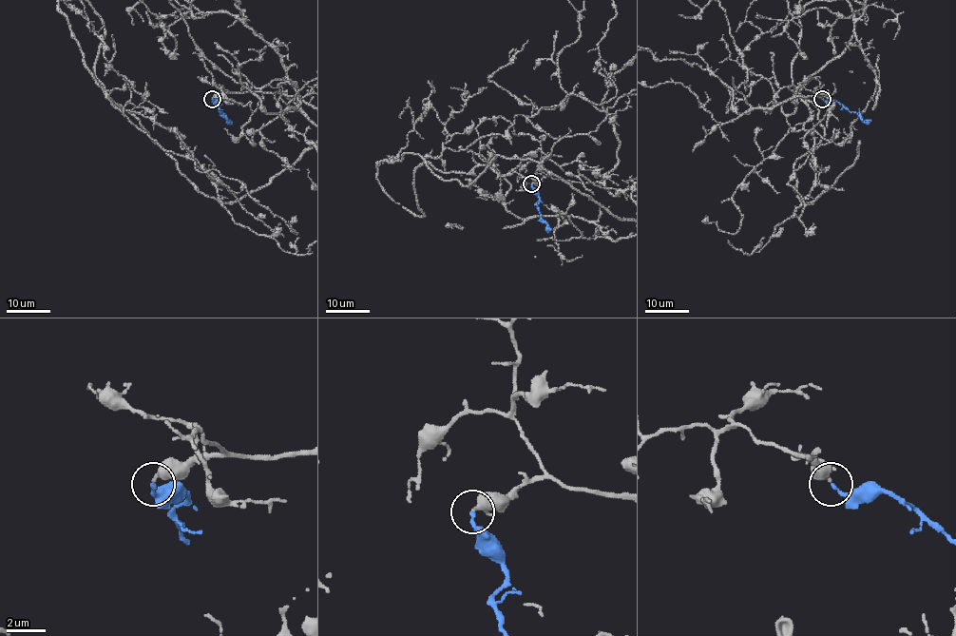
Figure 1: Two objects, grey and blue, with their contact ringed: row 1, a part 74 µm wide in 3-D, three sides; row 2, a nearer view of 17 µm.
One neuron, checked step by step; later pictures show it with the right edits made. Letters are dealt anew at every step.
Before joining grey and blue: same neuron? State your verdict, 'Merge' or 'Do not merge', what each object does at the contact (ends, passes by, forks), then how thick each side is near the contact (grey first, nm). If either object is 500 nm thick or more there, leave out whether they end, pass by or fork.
Merge. At the ring grey ends. At the ring blue ends. Thickness 340 nm (grey) against 180 nm

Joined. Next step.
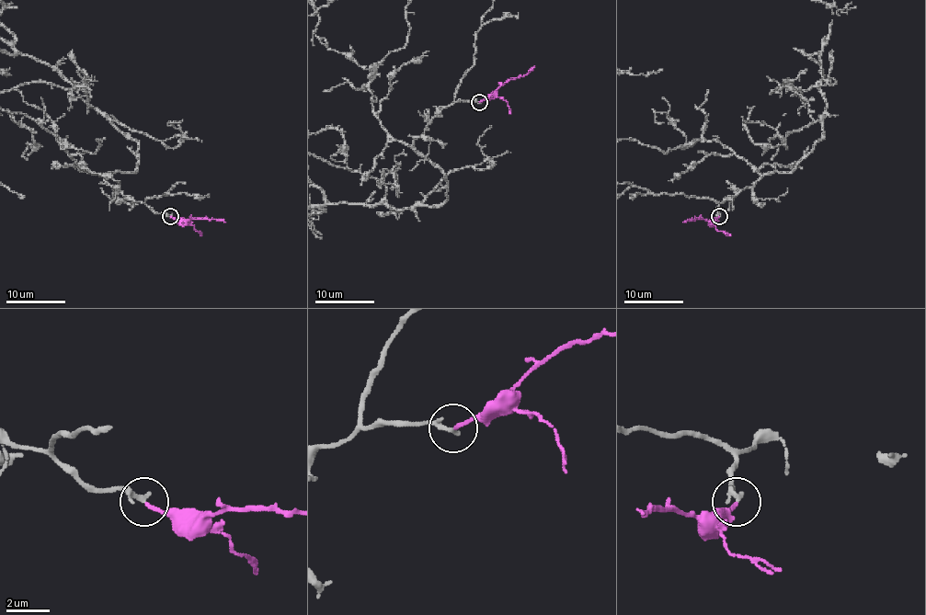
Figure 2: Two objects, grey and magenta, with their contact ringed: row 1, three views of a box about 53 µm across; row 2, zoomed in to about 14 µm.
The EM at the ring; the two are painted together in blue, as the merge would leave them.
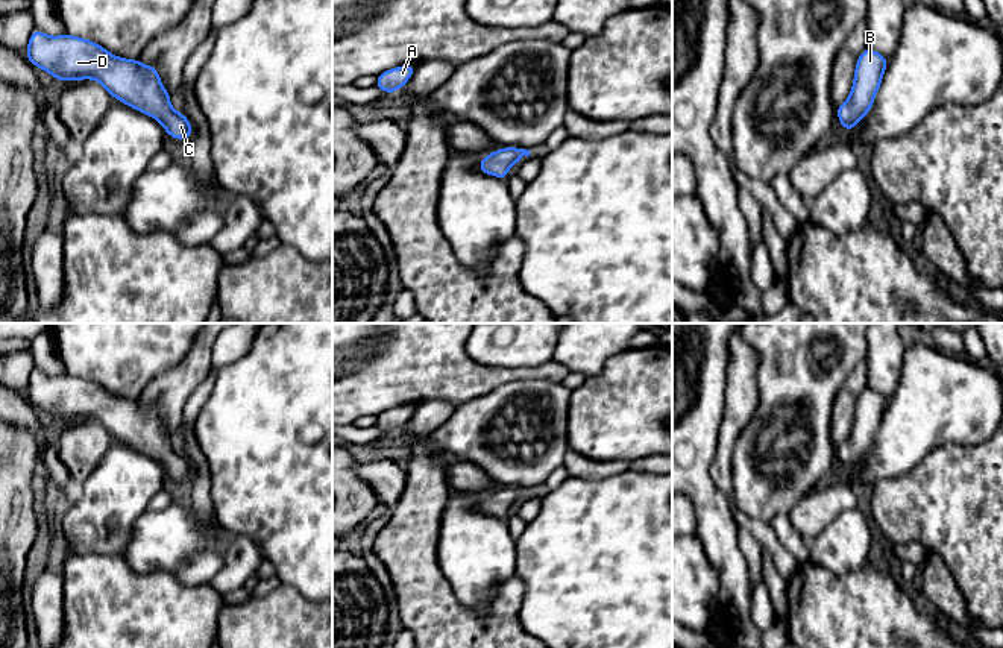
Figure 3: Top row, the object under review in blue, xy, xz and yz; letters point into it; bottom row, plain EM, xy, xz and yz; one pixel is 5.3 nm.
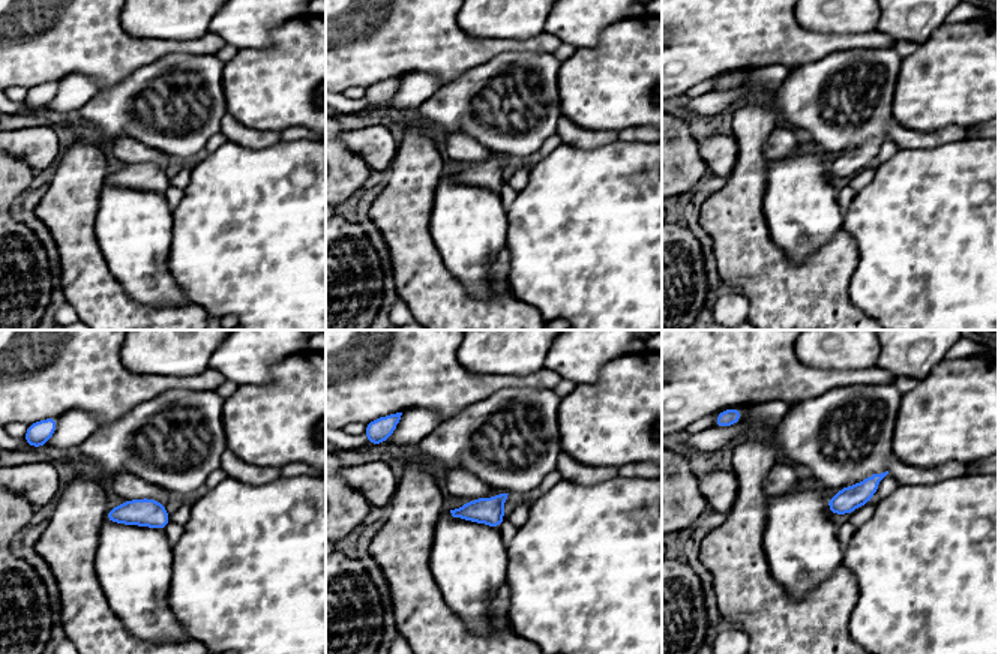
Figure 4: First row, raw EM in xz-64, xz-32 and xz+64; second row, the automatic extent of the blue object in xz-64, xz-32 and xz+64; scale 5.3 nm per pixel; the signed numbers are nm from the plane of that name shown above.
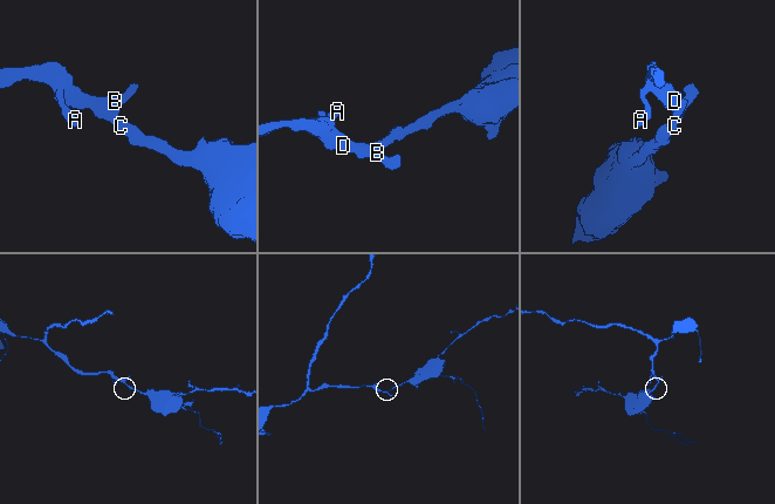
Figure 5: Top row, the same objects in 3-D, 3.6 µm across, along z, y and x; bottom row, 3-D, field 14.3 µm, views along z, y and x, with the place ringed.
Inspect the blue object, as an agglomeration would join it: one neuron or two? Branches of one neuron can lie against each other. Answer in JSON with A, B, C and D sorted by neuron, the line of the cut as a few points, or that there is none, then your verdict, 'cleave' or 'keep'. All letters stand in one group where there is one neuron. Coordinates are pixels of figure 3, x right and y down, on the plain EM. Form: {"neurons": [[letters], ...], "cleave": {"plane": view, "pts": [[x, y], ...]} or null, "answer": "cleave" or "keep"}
{"neurons": [["A", "B", "C", "D"]], "cleave": null, "answer": "keep"}

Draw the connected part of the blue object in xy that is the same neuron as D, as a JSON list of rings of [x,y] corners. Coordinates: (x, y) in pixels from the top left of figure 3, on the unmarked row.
[[[33,369],[29,376],[27,390],[24,395],[33,407],[42,408],[58,420],[70,422],[96,419],[103,425],[112,439],[118,439],[127,448],[134,448],[158,460],[171,478],[191,480],[193,466],[190,460],[182,452],[171,449],[171,434],[165,431],[158,410],[153,405],[143,405],[140,398],[117,398],[94,381],[73,376],[70,373],[49,376],[36,369]]]

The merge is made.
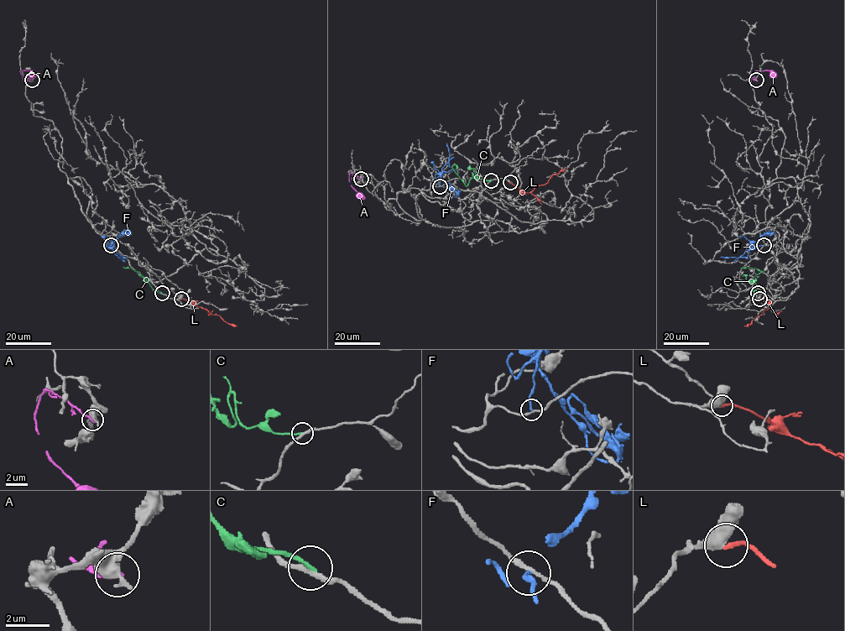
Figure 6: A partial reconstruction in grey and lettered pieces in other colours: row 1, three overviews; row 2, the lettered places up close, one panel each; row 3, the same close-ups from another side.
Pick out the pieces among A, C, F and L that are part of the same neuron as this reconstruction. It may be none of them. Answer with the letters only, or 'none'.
L

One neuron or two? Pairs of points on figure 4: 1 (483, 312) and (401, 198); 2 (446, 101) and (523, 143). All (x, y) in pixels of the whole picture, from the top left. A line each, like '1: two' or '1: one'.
1: one
2: one

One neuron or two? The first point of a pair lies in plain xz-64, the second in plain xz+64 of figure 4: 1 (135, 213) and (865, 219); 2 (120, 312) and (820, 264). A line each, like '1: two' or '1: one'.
1: two
2: one

